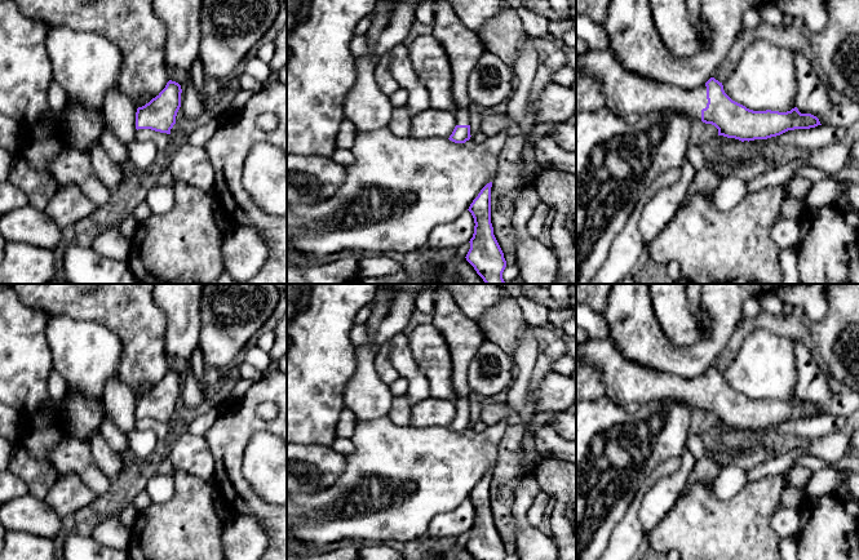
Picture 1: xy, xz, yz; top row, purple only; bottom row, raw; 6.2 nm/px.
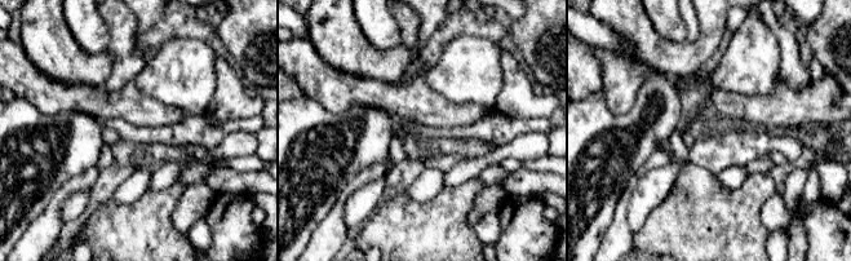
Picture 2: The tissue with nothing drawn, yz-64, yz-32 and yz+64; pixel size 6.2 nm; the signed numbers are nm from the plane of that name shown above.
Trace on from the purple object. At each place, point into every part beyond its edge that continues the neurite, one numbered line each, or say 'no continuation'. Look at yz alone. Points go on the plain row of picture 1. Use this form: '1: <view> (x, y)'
1: yz (629, 385)

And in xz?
1: xz (464, 337)

